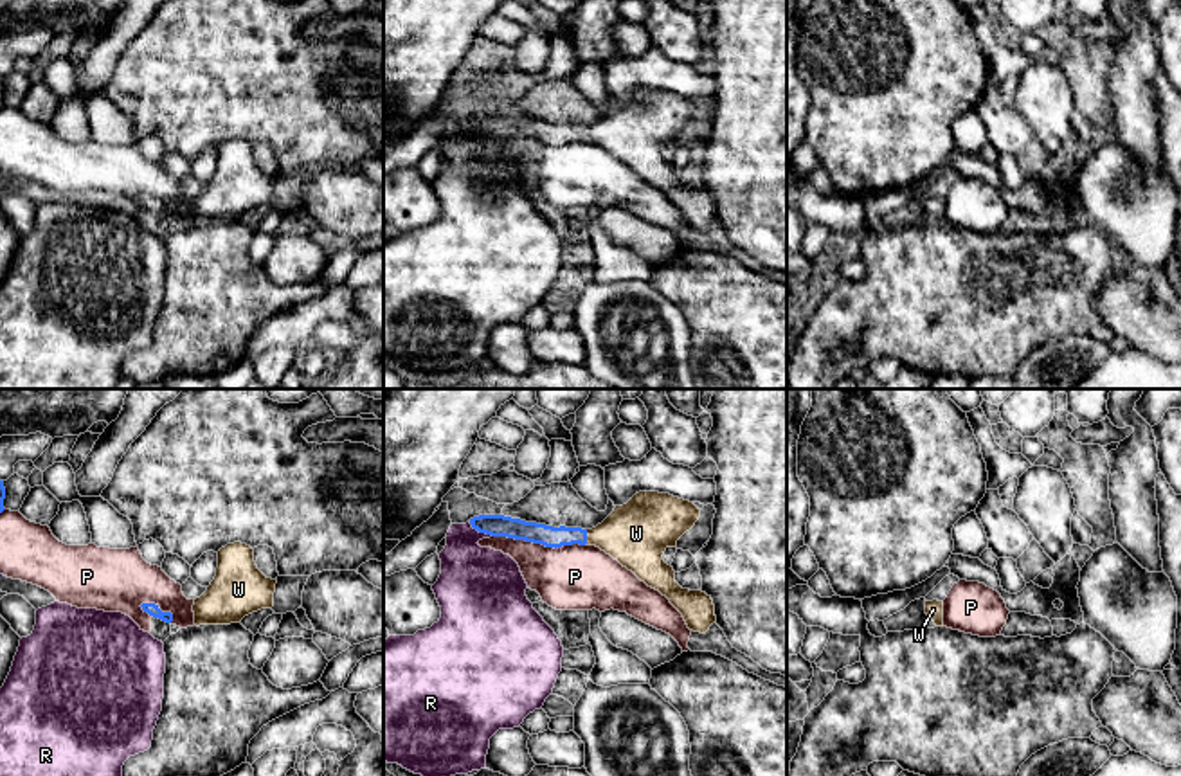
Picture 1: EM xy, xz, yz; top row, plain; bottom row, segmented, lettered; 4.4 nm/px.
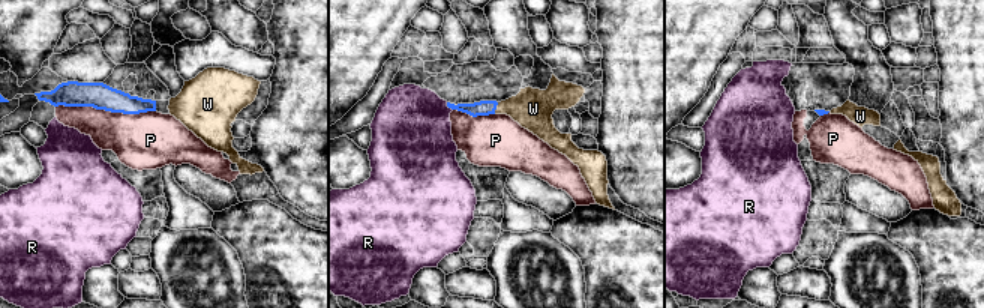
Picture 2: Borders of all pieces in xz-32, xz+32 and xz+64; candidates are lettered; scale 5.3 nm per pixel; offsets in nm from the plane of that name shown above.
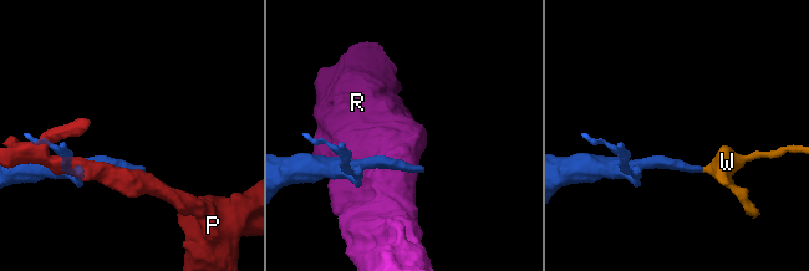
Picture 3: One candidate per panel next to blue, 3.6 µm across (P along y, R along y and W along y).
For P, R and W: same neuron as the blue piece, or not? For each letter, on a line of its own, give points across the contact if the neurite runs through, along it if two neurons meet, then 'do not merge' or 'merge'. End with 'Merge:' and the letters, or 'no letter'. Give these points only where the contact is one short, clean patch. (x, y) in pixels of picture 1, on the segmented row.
P: do not merge
R: along xz (468, 521), (479, 532), (492, 535) | do not merge
W: across xz (539, 533), (585, 537), (636, 533) | merge
Merge: W

